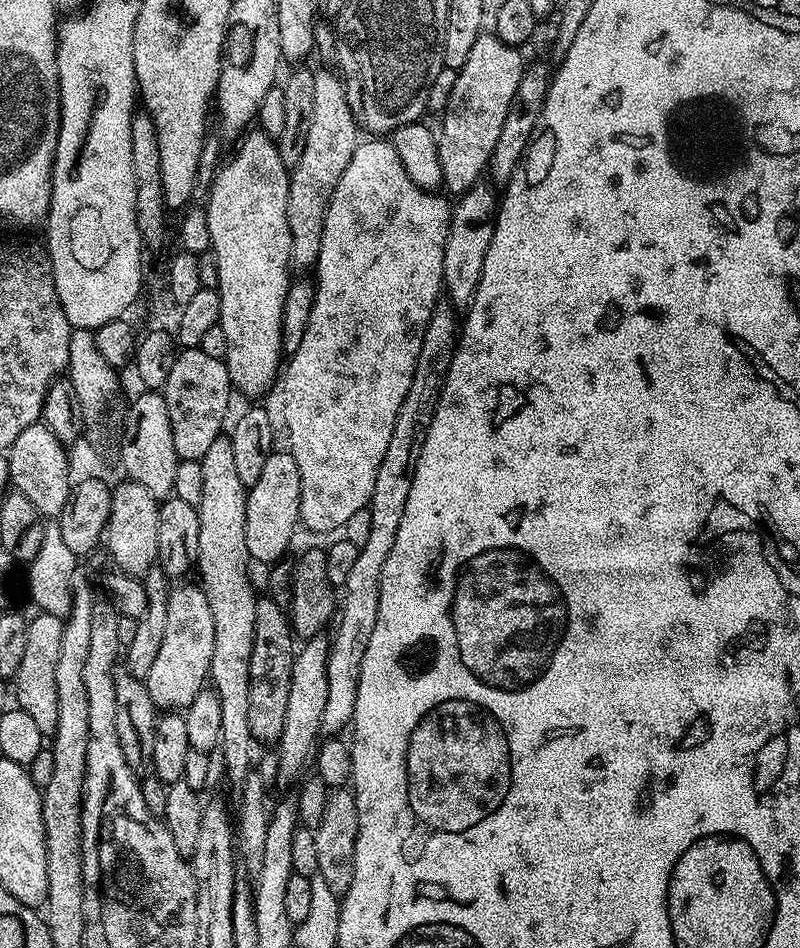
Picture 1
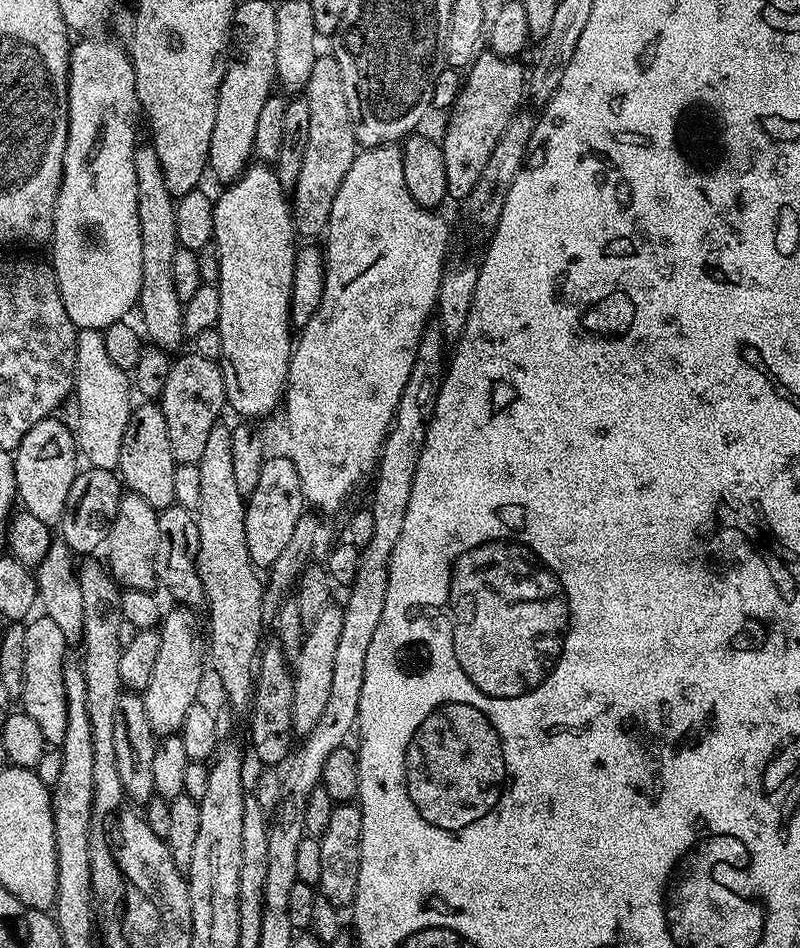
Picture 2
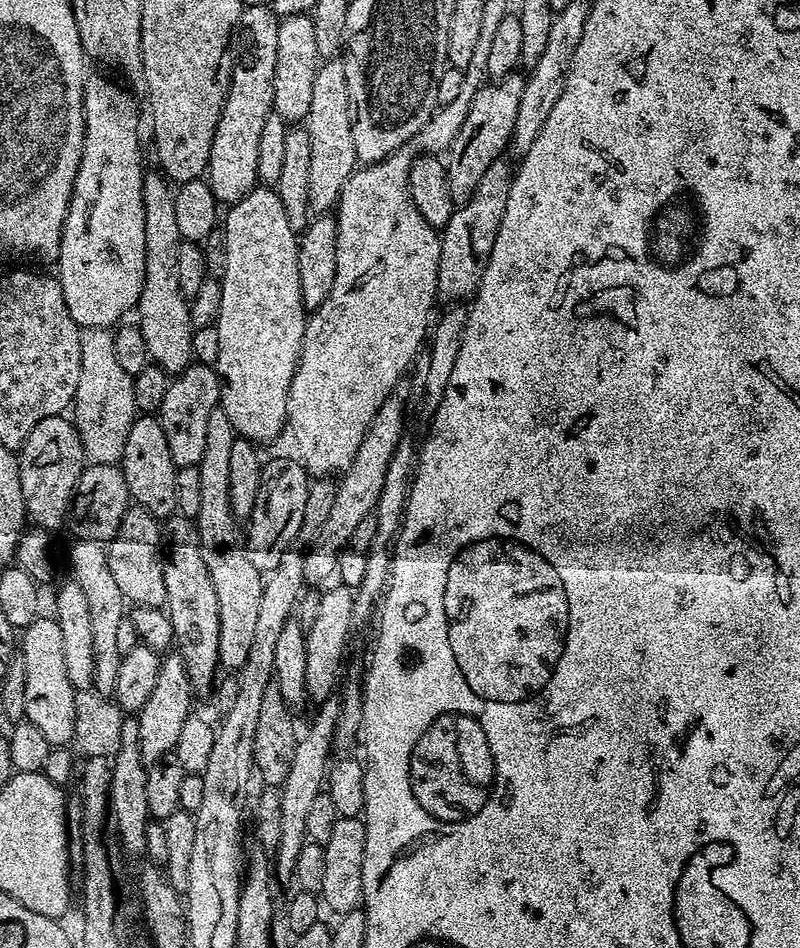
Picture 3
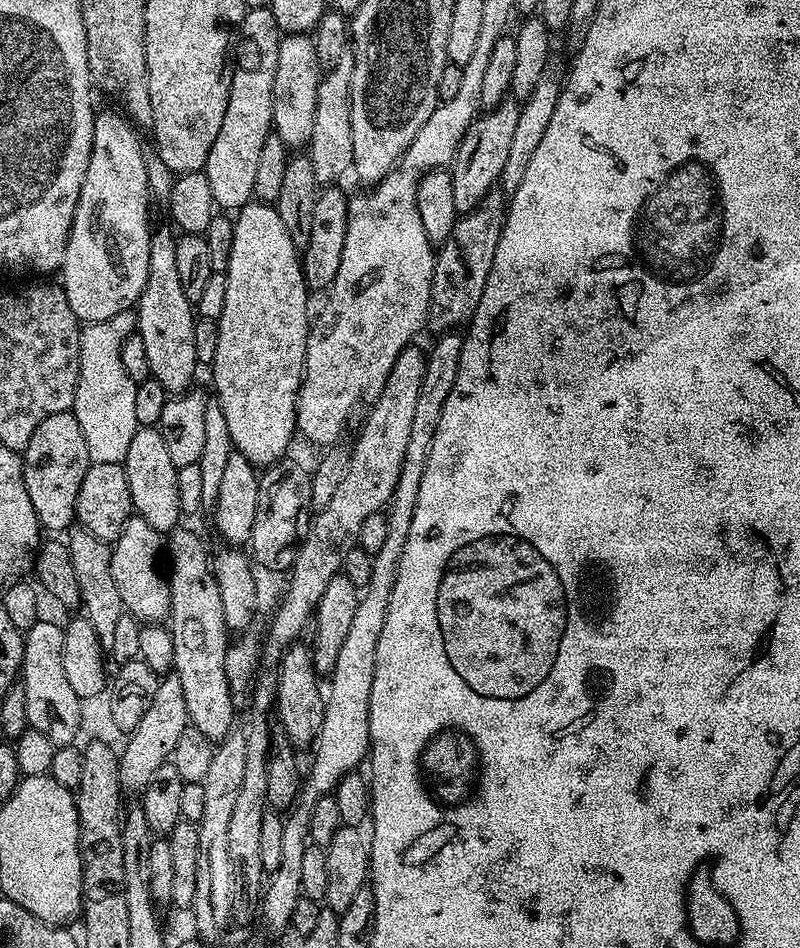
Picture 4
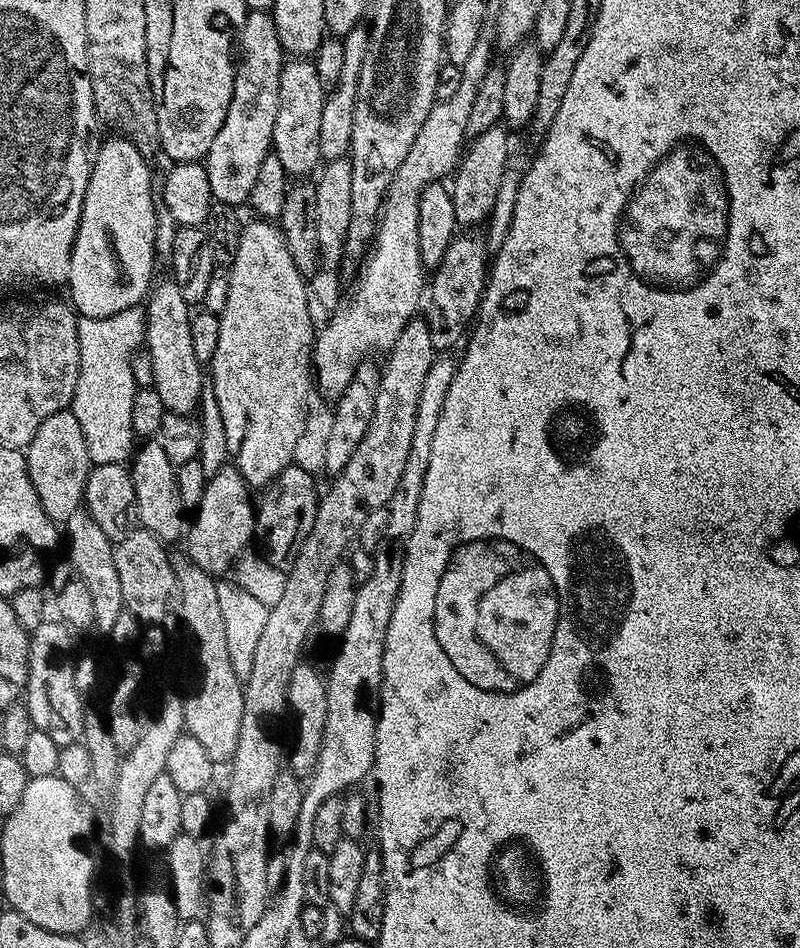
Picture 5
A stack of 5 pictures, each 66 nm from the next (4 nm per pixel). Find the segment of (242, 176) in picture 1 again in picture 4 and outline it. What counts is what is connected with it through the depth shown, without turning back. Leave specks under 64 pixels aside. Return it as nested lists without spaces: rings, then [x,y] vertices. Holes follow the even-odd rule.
[[[249,202],[234,216],[234,242],[230,246],[226,273],[226,310],[218,321],[218,354],[210,365],[212,380],[216,383],[214,399],[226,414],[232,447],[241,452],[251,464],[267,466],[285,459],[292,435],[297,435],[296,395],[304,376],[306,342],[310,327],[308,296],[310,289],[300,268],[301,253],[290,238],[286,222],[278,218],[278,210],[268,202]]]

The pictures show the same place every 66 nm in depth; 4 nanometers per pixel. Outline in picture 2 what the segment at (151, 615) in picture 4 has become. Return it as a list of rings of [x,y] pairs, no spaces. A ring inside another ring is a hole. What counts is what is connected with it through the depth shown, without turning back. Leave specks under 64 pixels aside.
[[[125,491],[118,502],[118,514],[114,514],[114,522],[110,526],[110,534],[106,541],[108,570],[121,589],[153,591],[157,587],[156,579],[156,547],[158,546],[158,512],[138,494]]]

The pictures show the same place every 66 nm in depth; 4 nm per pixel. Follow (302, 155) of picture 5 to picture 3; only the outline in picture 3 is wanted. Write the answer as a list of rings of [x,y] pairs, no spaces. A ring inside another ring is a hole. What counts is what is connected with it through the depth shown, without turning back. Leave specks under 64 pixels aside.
[[[308,14],[286,16],[278,26],[278,62],[274,62],[274,98],[272,110],[278,113],[289,126],[307,121],[310,97],[314,91],[314,74],[322,61],[318,45],[314,42],[314,26]]]

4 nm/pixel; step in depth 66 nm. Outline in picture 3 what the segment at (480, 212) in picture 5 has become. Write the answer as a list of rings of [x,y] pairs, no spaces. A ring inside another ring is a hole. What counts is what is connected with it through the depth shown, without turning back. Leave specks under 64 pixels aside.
[[[515,70],[506,77],[493,79],[476,93],[466,114],[466,122],[462,122],[462,130],[458,130],[458,138],[454,138],[446,153],[448,185],[453,205],[459,206],[468,201],[470,194],[474,194],[474,188],[481,181],[482,174],[489,169],[490,162],[501,159],[511,145],[514,118],[518,118],[518,102],[522,102],[525,81],[525,77],[519,74],[520,72]]]

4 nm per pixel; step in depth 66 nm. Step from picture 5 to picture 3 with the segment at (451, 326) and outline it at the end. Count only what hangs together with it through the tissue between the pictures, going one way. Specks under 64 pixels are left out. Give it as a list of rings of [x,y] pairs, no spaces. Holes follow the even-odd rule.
[[[508,158],[490,162],[489,169],[474,188],[474,194],[470,194],[468,201],[453,211],[450,222],[446,222],[440,232],[436,291],[441,301],[464,302],[464,299],[467,301],[475,297],[490,258],[490,250],[498,238],[498,226],[502,226],[502,214],[506,214],[506,198],[510,198],[513,175],[514,164]]]

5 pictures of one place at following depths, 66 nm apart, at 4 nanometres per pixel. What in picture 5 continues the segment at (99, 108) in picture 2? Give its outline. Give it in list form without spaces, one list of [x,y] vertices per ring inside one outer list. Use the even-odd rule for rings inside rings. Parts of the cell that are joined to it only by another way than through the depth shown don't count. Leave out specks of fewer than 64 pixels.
[[[111,139],[101,143],[90,186],[86,186],[66,281],[73,309],[90,318],[106,318],[118,310],[137,307],[154,283],[152,267],[158,264],[154,246],[158,204],[152,201],[149,161],[129,140]]]

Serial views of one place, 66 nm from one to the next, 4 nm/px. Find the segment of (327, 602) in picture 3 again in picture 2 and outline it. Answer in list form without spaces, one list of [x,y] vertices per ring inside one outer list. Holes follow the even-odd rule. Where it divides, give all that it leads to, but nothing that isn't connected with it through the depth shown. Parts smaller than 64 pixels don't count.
[[[330,602],[312,624],[307,625],[304,640],[301,642],[300,652],[294,657],[292,681],[294,682],[294,706],[292,707],[292,730],[297,737],[303,738],[310,730],[314,730],[314,722],[322,715],[326,706],[326,697],[330,694],[330,678],[334,674],[334,650],[338,647],[338,638],[342,634],[343,607]]]

